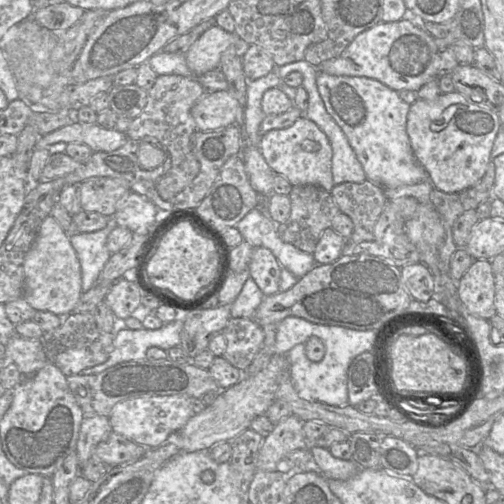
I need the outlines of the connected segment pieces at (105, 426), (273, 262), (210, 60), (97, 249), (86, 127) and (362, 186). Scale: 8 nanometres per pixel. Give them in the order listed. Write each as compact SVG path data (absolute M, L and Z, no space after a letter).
M95 416L84 418L82 420L79 431L79 437L76 445L76 453L79 461L79 473L80 473L80 466L84 464L89 458L94 456L96 446L101 441L105 440L112 431L113 430L110 424L110 420L109 417L107 416Z
M254 248L248 271L265 296L279 292L281 265L269 249Z
M217 25L211 26L185 53L186 63L195 75L202 75L220 66L222 54L230 47L237 46L244 54L248 46L235 33L230 33Z
M109 217L106 227L101 230L69 233L69 241L80 263L82 292L87 292L97 283L99 274L111 255L107 249L107 237L117 226L116 219Z
M74 122L40 136L35 149L48 149L50 145L65 142L87 145L93 152L111 152L123 146L127 139L126 133L107 130L97 123Z
M366 179L362 183L337 184L330 193L339 210L353 222L353 232L346 239L346 252L349 246L371 240L374 225L387 201L383 187Z

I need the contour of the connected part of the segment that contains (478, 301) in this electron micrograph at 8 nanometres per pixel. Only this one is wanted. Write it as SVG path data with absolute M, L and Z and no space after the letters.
M474 260L457 281L458 299L473 315L489 320L496 314L491 260Z

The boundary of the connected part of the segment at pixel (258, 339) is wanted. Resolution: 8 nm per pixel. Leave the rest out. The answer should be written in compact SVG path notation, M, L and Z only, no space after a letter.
M231 318L222 331L226 339L223 357L235 368L245 372L260 350L264 331L254 318Z

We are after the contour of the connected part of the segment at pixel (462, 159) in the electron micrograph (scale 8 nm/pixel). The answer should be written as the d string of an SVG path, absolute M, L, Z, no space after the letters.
M454 91L434 100L417 100L410 105L406 130L417 162L428 173L435 189L459 193L476 185L486 173L491 150L501 129L498 114L474 104Z

